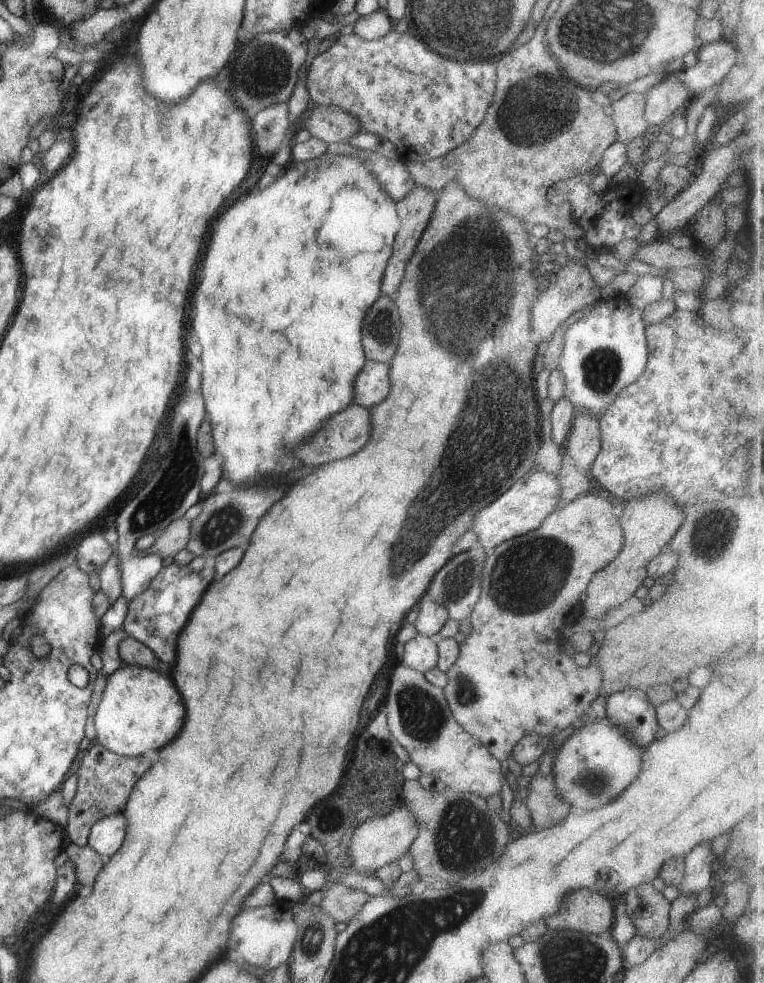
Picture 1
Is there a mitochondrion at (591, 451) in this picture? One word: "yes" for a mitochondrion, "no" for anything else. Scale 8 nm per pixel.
no

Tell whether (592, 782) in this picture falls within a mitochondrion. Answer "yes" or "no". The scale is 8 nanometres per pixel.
yes

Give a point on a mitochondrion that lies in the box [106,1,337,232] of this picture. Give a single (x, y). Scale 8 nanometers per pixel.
(263, 69)

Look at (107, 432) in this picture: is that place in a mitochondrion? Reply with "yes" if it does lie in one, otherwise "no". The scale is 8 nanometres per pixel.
no

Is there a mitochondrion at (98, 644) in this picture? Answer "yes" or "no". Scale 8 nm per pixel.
no

